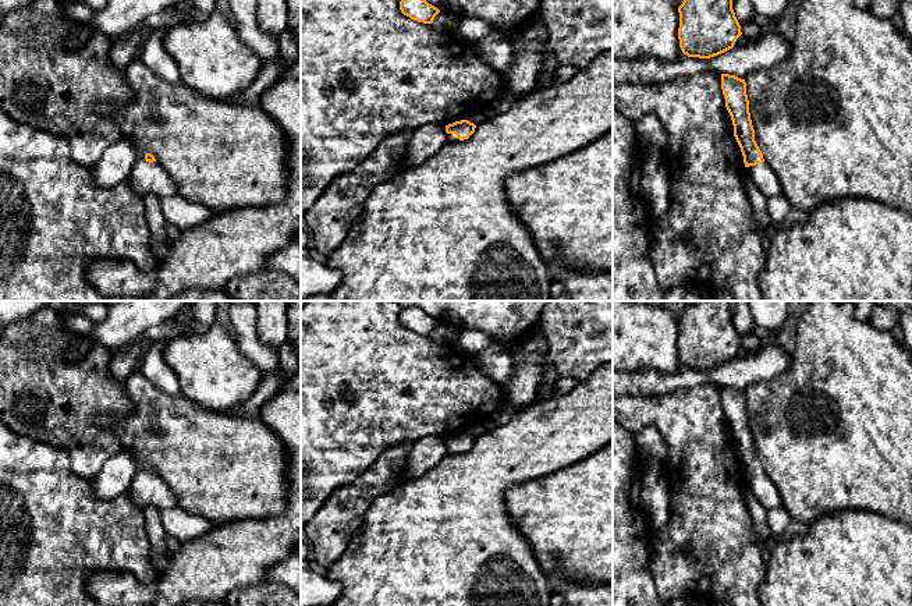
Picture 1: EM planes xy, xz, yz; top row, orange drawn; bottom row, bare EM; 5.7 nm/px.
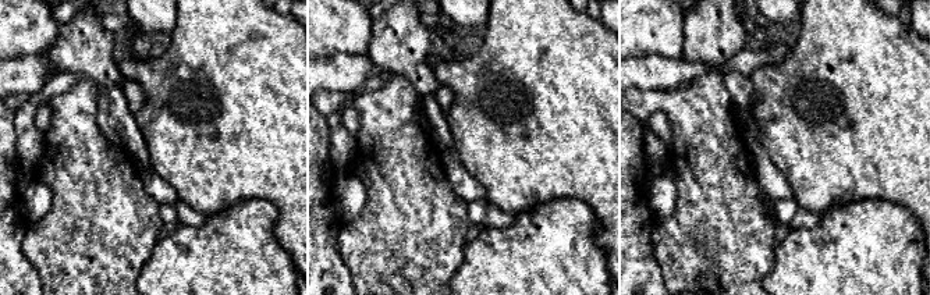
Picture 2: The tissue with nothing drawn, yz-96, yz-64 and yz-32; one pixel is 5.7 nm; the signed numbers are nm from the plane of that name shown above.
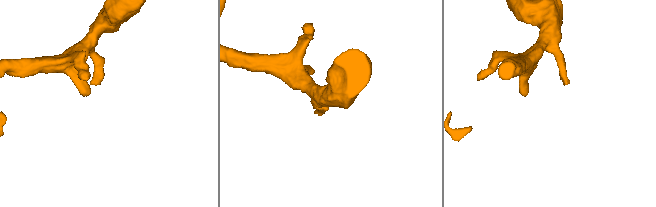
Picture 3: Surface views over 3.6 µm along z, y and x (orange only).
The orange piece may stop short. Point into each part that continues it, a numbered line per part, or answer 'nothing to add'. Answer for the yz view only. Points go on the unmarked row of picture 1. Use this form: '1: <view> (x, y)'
1: yz (762, 488)

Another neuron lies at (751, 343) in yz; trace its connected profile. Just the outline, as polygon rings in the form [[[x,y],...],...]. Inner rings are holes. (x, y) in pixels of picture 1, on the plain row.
[[[752,332],[741,337],[741,344],[746,350],[748,354],[755,354],[762,347],[762,340],[755,336]]]

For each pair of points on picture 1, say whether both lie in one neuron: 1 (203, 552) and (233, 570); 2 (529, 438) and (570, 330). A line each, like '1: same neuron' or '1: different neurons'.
1: same neuron
2: different neurons

